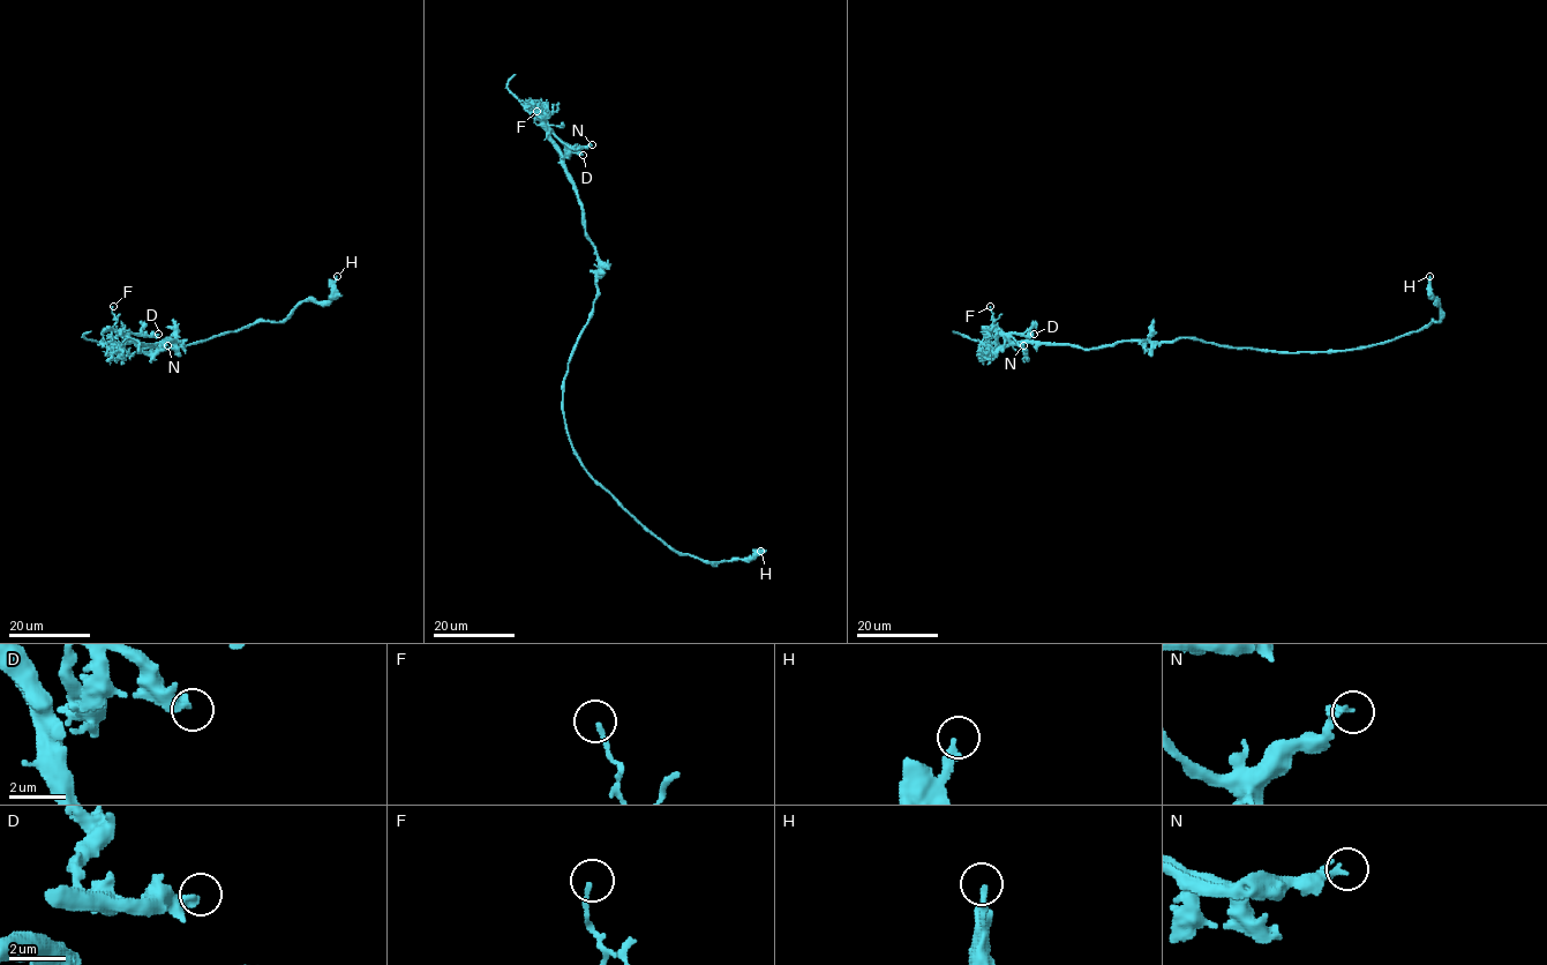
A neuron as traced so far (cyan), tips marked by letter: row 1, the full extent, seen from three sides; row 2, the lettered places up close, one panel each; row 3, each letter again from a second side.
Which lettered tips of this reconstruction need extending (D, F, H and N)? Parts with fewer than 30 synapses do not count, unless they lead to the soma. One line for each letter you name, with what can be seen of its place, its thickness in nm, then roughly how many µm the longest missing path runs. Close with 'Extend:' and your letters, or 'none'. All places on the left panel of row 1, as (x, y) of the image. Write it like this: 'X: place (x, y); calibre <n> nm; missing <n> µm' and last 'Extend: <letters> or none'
Extend: none

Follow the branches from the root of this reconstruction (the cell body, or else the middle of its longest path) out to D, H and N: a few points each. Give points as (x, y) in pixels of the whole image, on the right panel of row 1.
D: (1248, 349), (1189, 338), (1118, 341), (1088, 349), (1009, 339), (1012, 334), (1034, 334)
H: (1248, 349), (1279, 352), (1345, 351), (1417, 331), (1440, 320), (1440, 301), (1429, 291), (1429, 276)
N: (1248, 349), (1178, 338), (1118, 341), (1083, 349), (1016, 343), (1009, 338), (1026, 354), (1023, 345)

